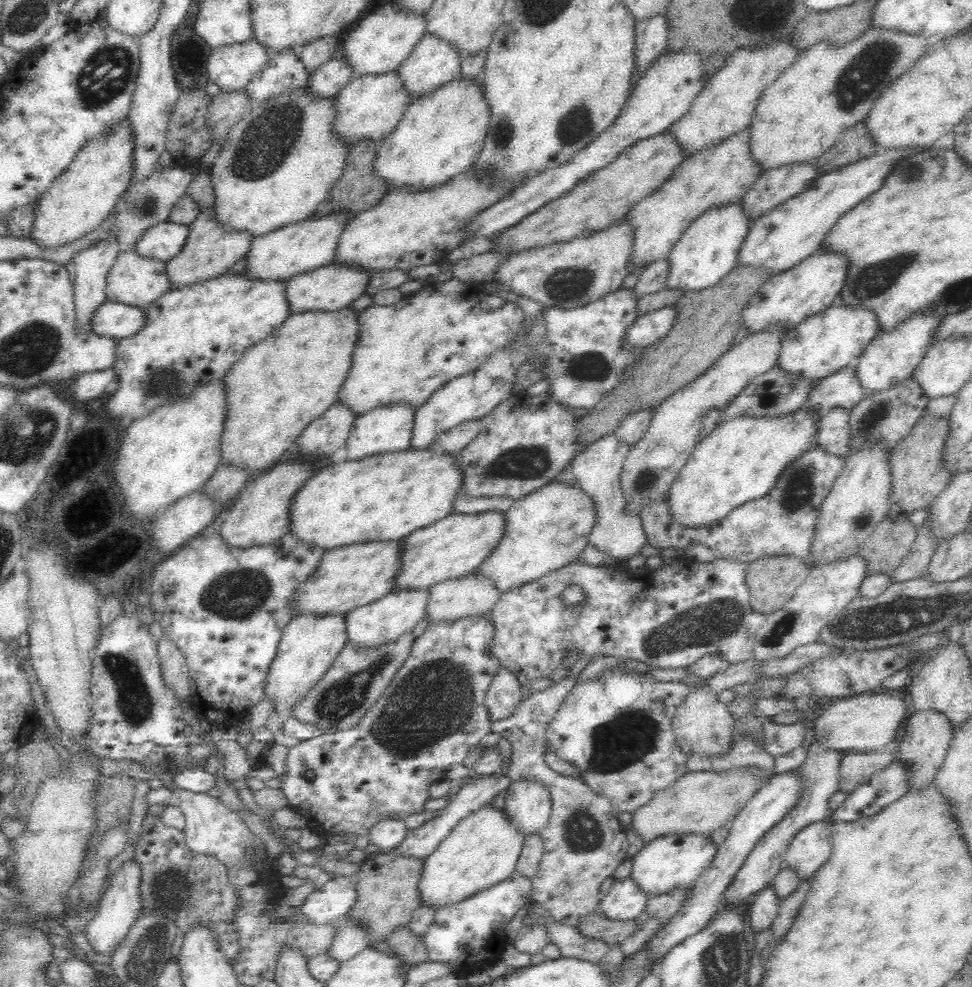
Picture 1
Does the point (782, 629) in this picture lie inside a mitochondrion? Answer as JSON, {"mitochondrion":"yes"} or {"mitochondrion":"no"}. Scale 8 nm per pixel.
{"mitochondrion":"yes"}

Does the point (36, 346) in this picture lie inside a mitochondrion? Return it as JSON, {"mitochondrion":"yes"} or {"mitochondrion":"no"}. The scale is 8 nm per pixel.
{"mitochondrion":"yes"}

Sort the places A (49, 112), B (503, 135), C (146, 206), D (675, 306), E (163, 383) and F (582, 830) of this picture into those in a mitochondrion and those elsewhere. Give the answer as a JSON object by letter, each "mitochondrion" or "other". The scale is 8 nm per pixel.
{"A":"other","B":"mitochondrion","C":"mitochondrion","D":"other","E":"mitochondrion","F":"mitochondrion"}

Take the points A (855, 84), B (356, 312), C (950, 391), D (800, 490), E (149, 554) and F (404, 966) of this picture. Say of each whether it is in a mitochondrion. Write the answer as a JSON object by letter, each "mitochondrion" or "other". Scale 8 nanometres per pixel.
{"A":"mitochondrion","B":"other","C":"other","D":"mitochondrion","E":"other","F":"other"}

